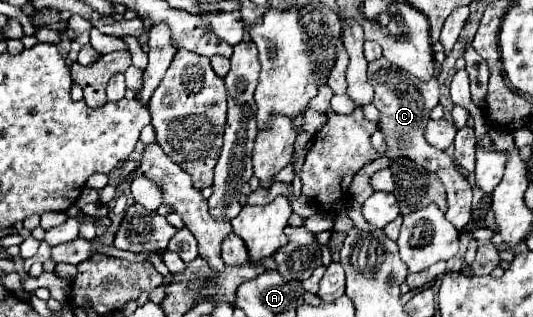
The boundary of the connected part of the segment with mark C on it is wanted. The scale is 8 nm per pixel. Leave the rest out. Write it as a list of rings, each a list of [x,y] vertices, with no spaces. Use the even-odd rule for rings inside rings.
[[[379,57],[369,63],[367,79],[375,89],[373,105],[379,109],[379,129],[385,141],[385,155],[389,159],[407,157],[417,165],[425,167],[427,171],[435,173],[447,189],[449,209],[445,217],[457,229],[463,229],[471,219],[471,185],[467,181],[467,175],[457,167],[457,163],[445,151],[431,147],[425,139],[425,125],[431,119],[429,113],[439,103],[437,79],[431,79],[429,83],[421,83],[419,79],[413,79],[413,75],[405,75],[405,71],[393,67],[393,63],[389,63],[385,57]]]

